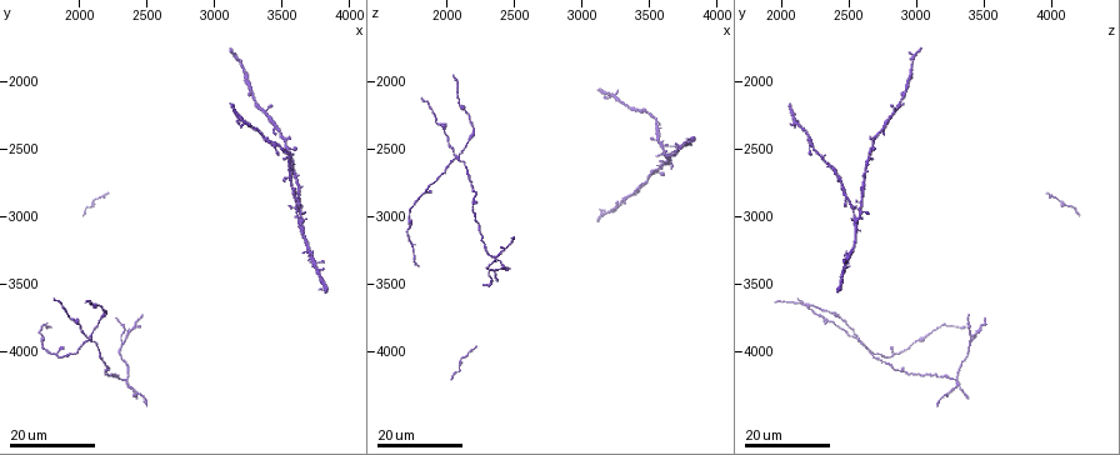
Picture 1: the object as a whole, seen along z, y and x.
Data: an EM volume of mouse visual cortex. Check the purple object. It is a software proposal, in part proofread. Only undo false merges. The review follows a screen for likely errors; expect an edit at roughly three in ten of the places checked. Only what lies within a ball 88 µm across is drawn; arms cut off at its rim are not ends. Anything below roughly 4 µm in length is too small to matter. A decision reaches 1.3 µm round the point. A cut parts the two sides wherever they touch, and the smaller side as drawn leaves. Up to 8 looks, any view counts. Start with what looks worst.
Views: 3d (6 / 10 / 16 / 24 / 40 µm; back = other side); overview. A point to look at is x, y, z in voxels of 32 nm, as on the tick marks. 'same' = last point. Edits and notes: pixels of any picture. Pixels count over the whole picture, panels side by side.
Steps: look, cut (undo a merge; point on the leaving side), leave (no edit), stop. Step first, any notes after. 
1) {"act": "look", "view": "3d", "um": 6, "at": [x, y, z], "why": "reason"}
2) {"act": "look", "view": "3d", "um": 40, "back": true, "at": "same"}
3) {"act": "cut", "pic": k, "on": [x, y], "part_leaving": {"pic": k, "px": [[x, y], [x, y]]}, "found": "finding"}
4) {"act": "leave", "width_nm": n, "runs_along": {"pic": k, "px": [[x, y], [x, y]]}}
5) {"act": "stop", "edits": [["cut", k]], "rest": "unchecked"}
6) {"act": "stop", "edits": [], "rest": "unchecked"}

{"act": "look", "view": "3d", "um": 24, "at": [2080, 3920, 2560], "why": "four or more arms meet"}

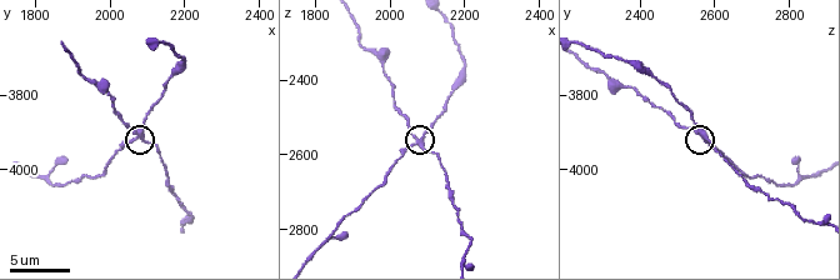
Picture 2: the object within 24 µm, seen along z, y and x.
{"act": "look", "view": "3d", "um": 6, "at": [2080, 3910, 2580]}

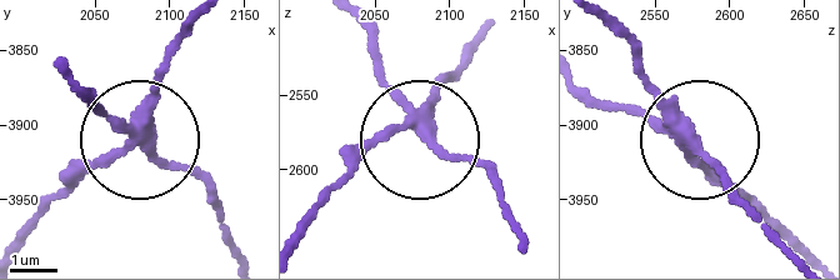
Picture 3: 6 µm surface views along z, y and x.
{"act": "cut", "pic": 3, "on": [160, 65], "arms": 4, "part_leaving": {"pic": 3, "px": [[141, 131], [26, 235]]}, "found": "two neurons meet here"}

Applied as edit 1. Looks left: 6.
{"act": "look", "view": "3d", "um": 24, "at": [3620, 3040, 2580], "why": "thin arm on a thick one"}

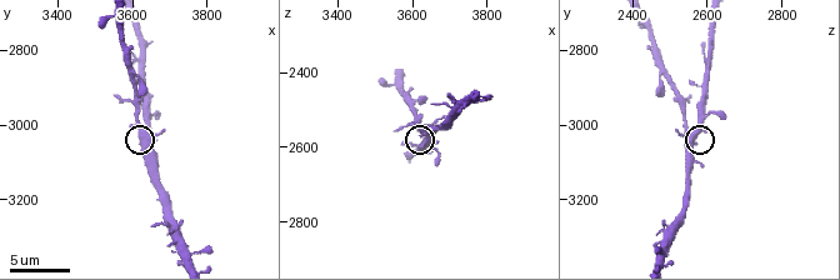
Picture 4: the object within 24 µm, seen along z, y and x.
{"act": "look", "view": "3d", "um": 10, "at": [3630, 3010, 2550]}

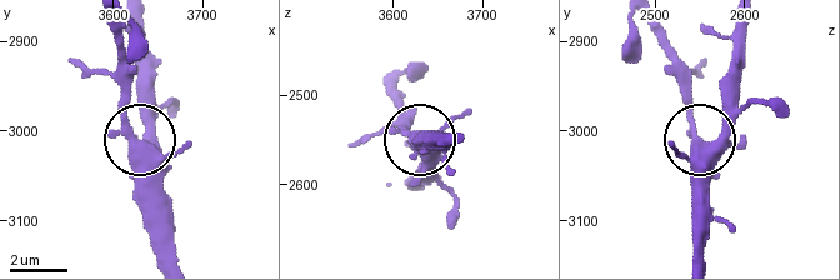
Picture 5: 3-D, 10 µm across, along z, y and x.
{"act": "leave", "side_arm_um": 41, "arms": 5, "found": "all the same neuron"}

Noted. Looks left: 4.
{"act": "look", "view": "3d", "um": 24, "at": [2080, 2880, 4040]}

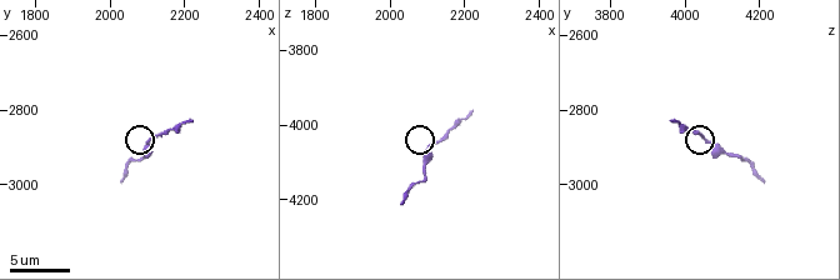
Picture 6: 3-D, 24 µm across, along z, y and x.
{"act": "look", "view": "3d", "um": 6, "at": [2100, 2880, 4060]}

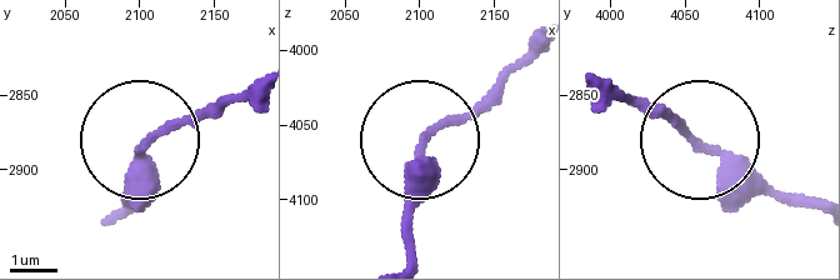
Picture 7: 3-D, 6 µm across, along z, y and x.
{"act": "look", "view": "3d", "um": 6, "back": true, "at": [2106, 2882, 4058]}

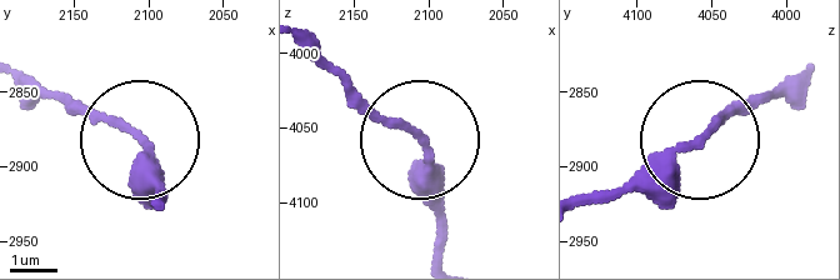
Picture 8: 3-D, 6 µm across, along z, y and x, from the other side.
{"act": "leave", "width_nm": 160, "found": "continuous, no second neuron"}

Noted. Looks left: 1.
{"act": "stop", "edits": [["cut", 3]], "rest": "unchecked"}

